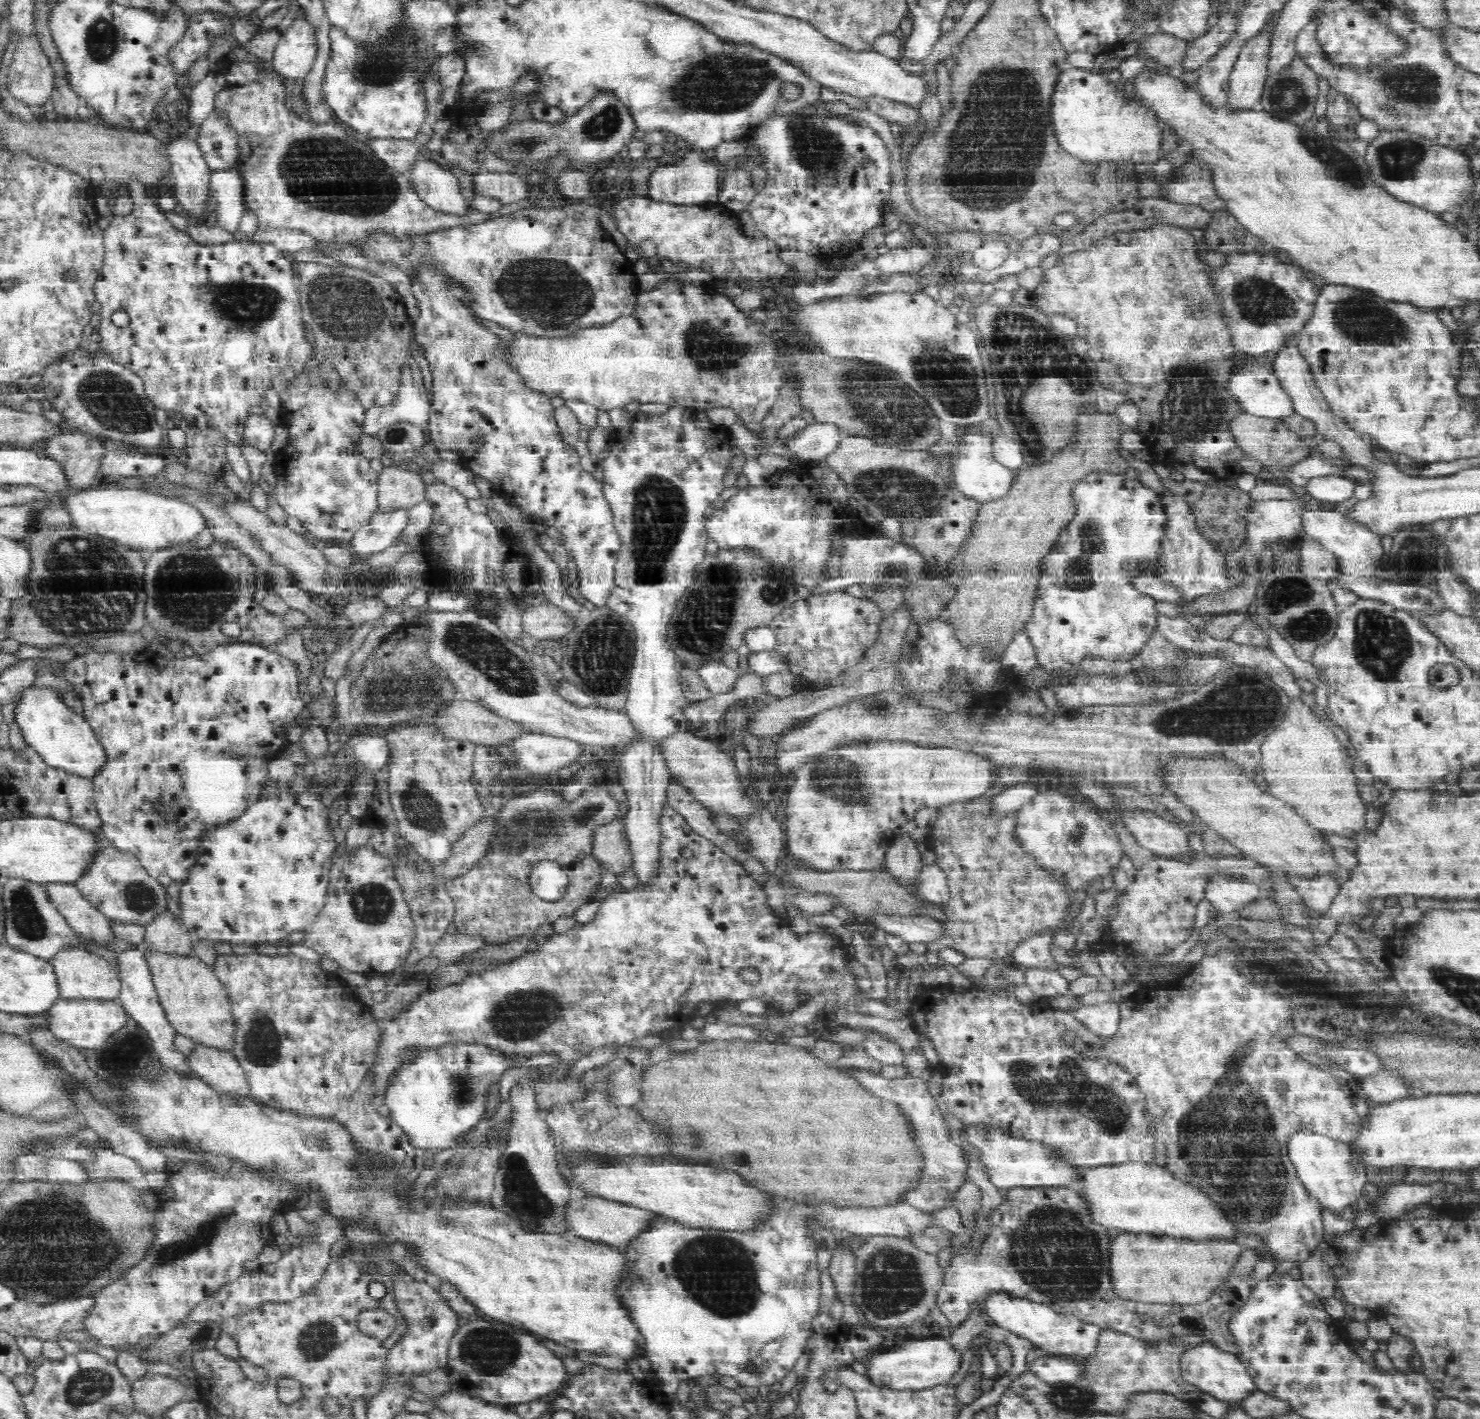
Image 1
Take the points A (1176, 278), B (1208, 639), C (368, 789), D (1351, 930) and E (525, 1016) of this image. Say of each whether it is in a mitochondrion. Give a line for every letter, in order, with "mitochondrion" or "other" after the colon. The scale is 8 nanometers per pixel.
A: mitochondrion
B: other
C: other
D: other
E: mitochondrion

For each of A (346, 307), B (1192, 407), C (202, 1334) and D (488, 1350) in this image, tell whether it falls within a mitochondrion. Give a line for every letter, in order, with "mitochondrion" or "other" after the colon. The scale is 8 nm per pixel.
A: mitochondrion
B: mitochondrion
C: mitochondrion
D: mitochondrion

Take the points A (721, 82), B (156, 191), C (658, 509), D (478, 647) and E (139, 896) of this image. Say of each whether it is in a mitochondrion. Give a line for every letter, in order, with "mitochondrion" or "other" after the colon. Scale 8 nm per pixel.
A: mitochondrion
B: other
C: mitochondrion
D: mitochondrion
E: mitochondrion

